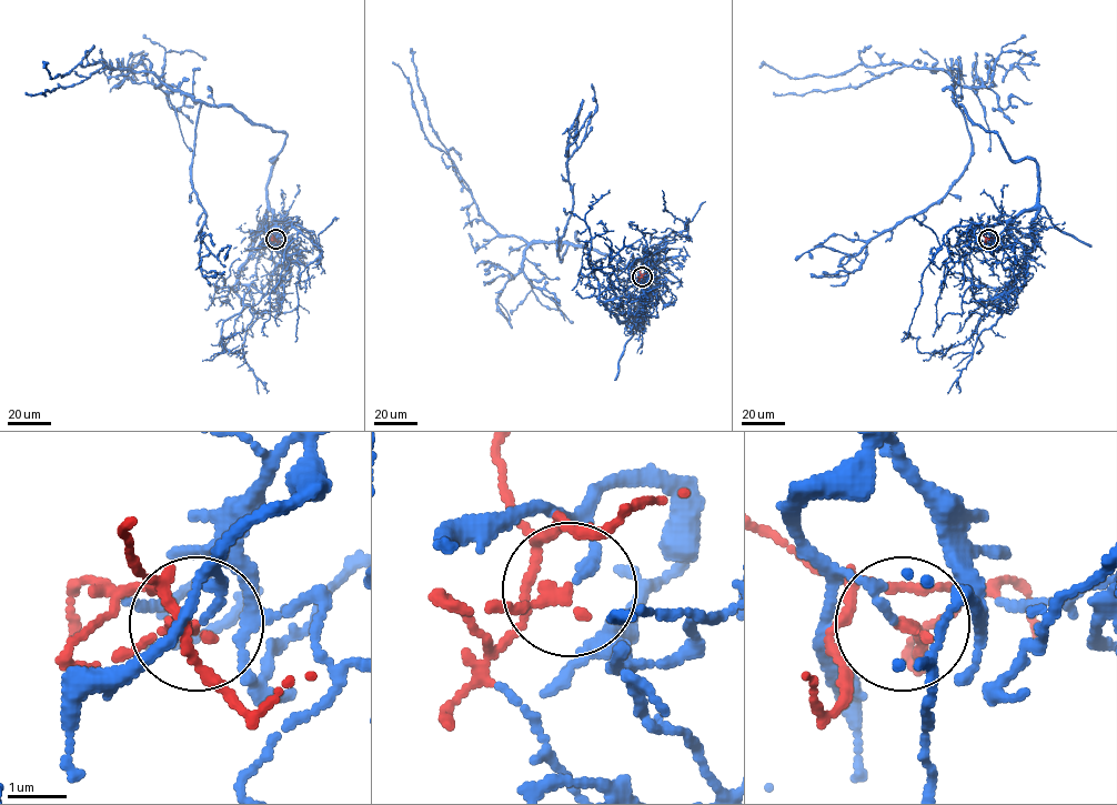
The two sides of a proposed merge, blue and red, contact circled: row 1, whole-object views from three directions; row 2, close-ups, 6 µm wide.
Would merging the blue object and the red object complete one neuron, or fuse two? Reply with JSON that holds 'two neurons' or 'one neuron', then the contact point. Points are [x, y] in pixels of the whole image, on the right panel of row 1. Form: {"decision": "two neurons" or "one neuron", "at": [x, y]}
{"decision": "one neuron", "at": [988, 239]}

